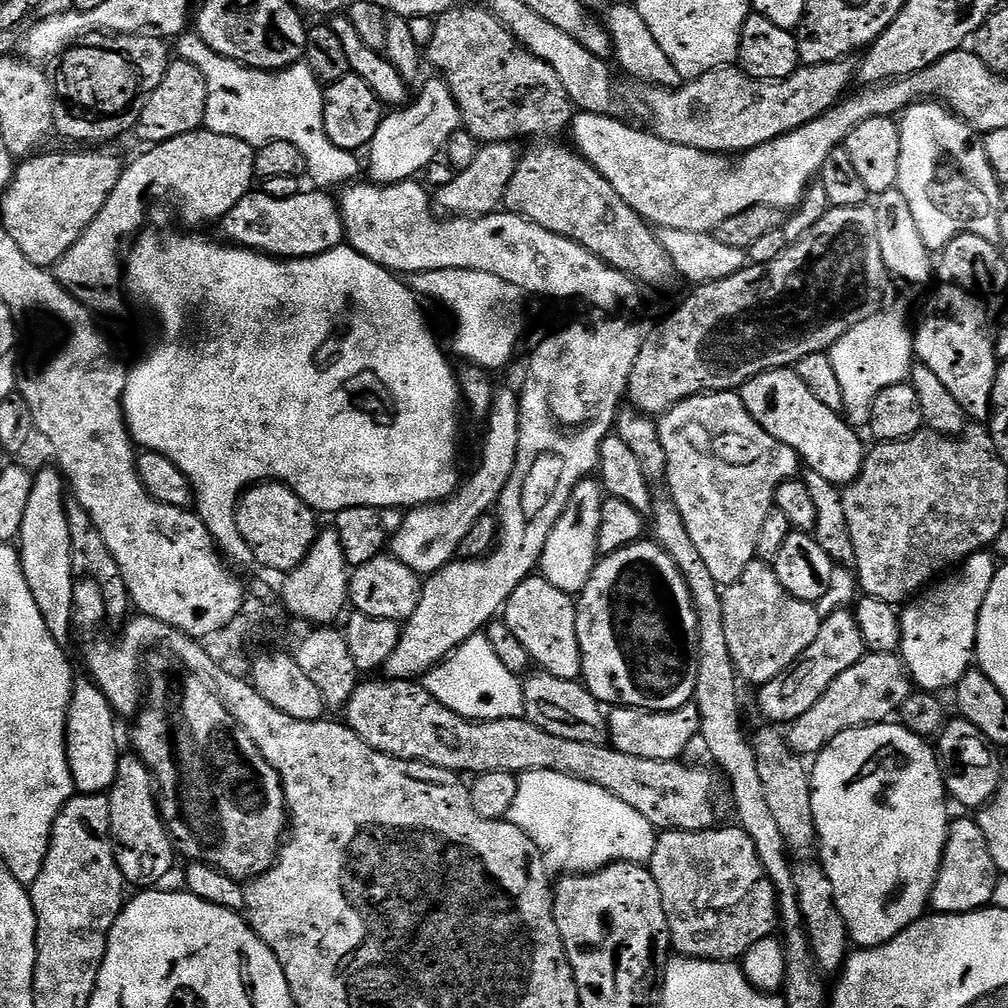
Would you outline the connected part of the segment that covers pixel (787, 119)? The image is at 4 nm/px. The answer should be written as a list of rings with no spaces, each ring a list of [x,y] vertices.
[[[845,58],[826,62],[825,64],[810,64],[796,69],[790,78],[785,80],[755,80],[743,72],[739,66],[715,68],[702,74],[696,80],[684,82],[680,88],[649,87],[644,96],[644,104],[648,107],[648,116],[652,119],[651,131],[661,136],[666,142],[678,146],[690,146],[703,152],[718,152],[721,154],[743,154],[752,148],[762,146],[788,132],[798,130],[810,122],[826,114],[845,99],[848,87],[854,84],[854,64]]]

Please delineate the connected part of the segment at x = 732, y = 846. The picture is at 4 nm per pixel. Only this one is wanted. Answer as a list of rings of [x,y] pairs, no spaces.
[[[739,826],[724,827],[706,831],[667,829],[657,835],[650,871],[654,882],[658,882],[658,894],[662,894],[662,910],[666,910],[671,947],[681,956],[736,962],[745,956],[754,942],[769,939],[780,924],[775,888],[750,835]]]

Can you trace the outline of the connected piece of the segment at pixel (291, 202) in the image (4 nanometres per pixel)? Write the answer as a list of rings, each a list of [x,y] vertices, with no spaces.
[[[263,190],[249,192],[230,214],[226,214],[222,227],[229,241],[241,248],[251,248],[254,252],[263,252],[266,256],[275,256],[281,260],[305,260],[308,256],[321,256],[331,248],[341,247],[345,243],[344,220],[340,216],[340,205],[335,195],[324,190],[302,190],[294,198],[270,198]]]

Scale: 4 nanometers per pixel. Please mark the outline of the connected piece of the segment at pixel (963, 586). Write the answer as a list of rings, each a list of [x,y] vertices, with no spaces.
[[[989,551],[976,552],[965,560],[957,569],[956,578],[939,581],[919,593],[902,611],[900,618],[900,639],[899,653],[913,683],[921,691],[929,691],[933,694],[943,692],[948,688],[953,689],[965,673],[967,673],[975,661],[977,622],[980,617],[982,602],[985,601],[986,593],[990,590],[990,583],[994,580],[994,574],[998,567],[997,559]]]

